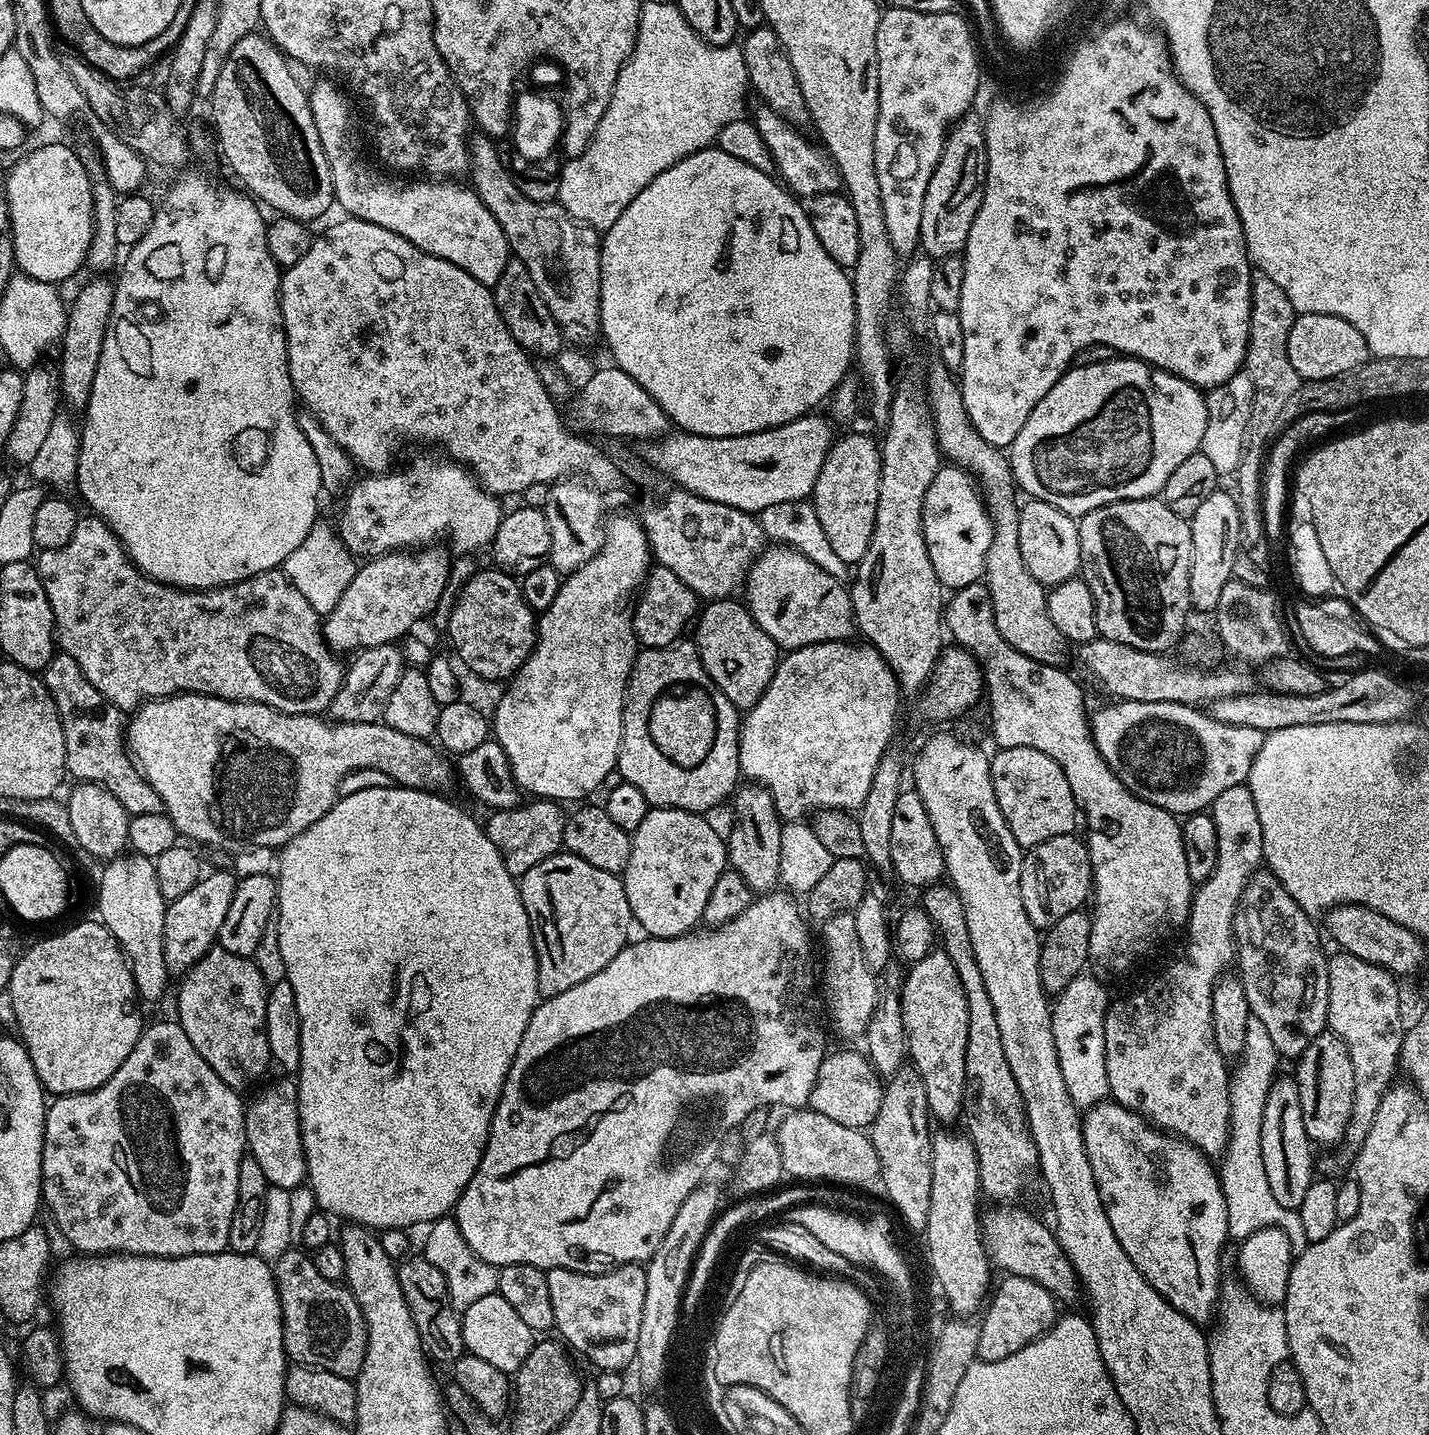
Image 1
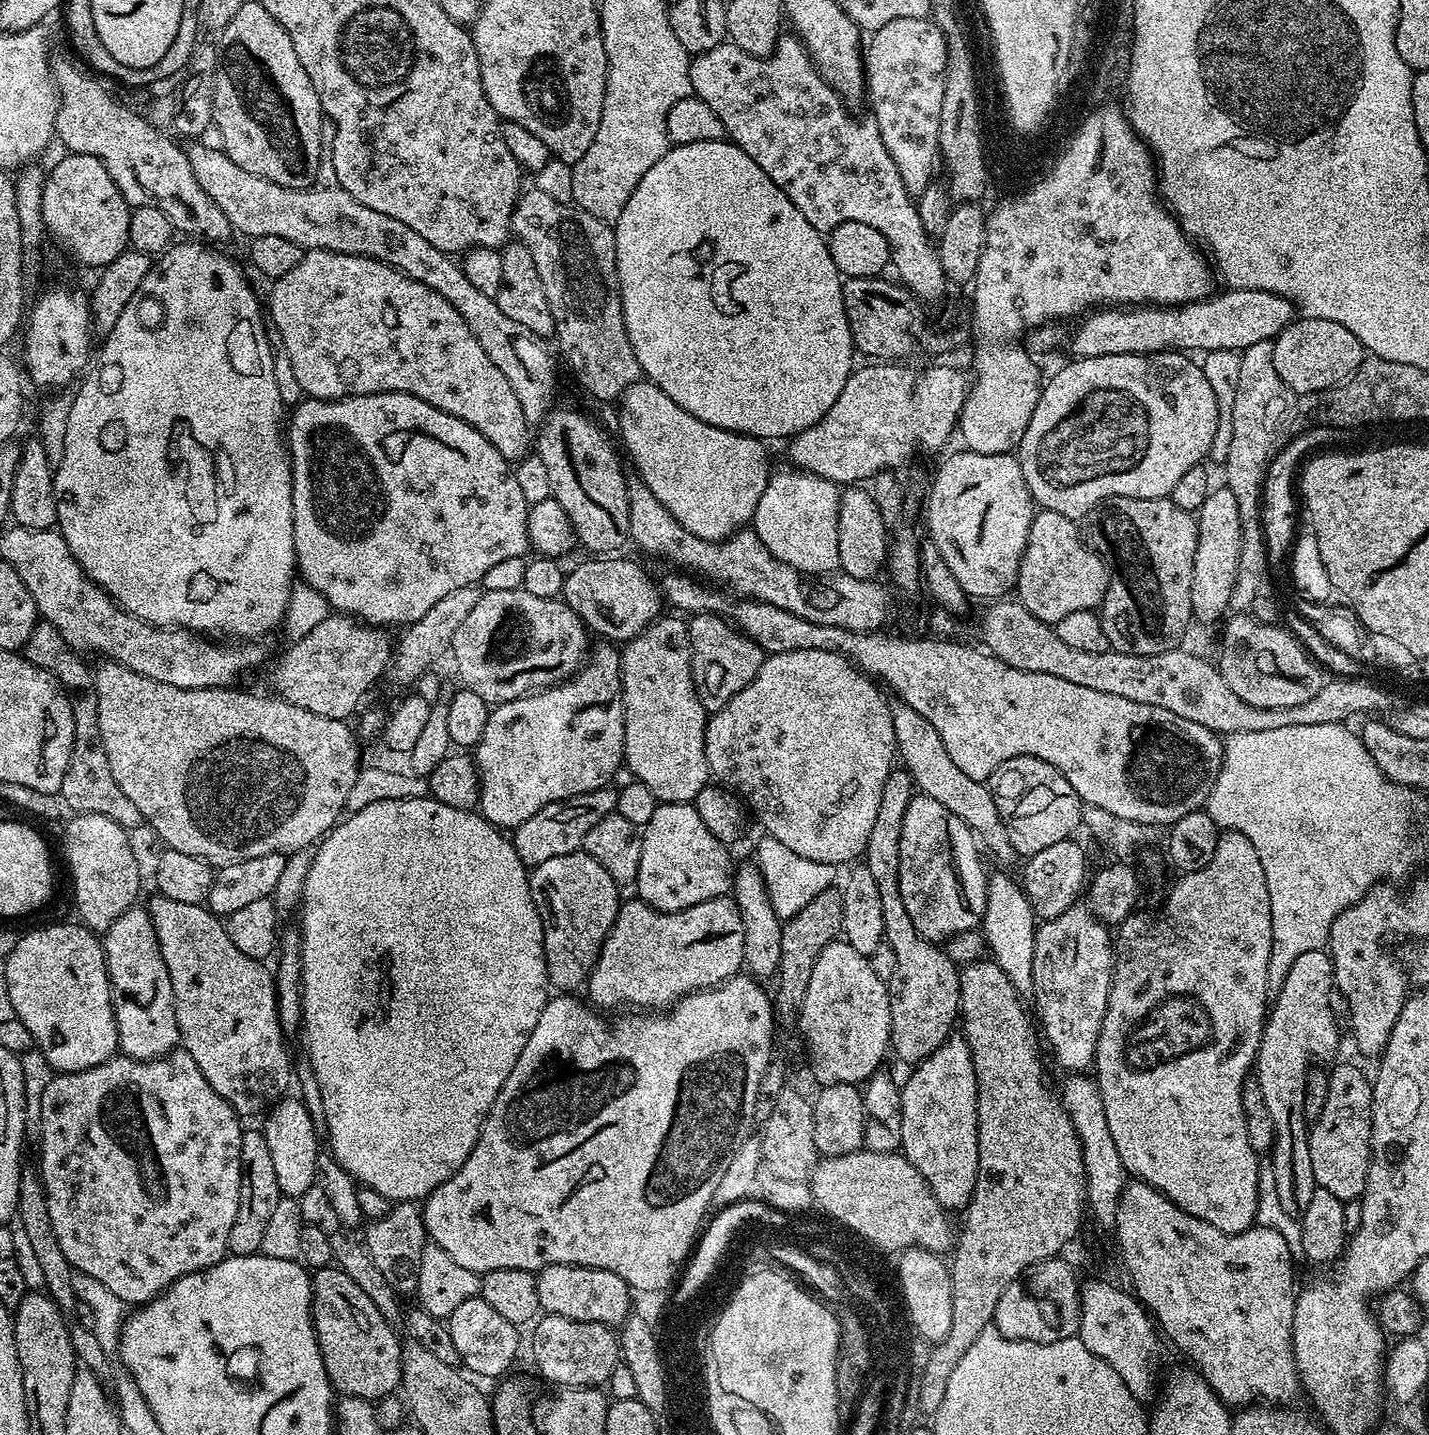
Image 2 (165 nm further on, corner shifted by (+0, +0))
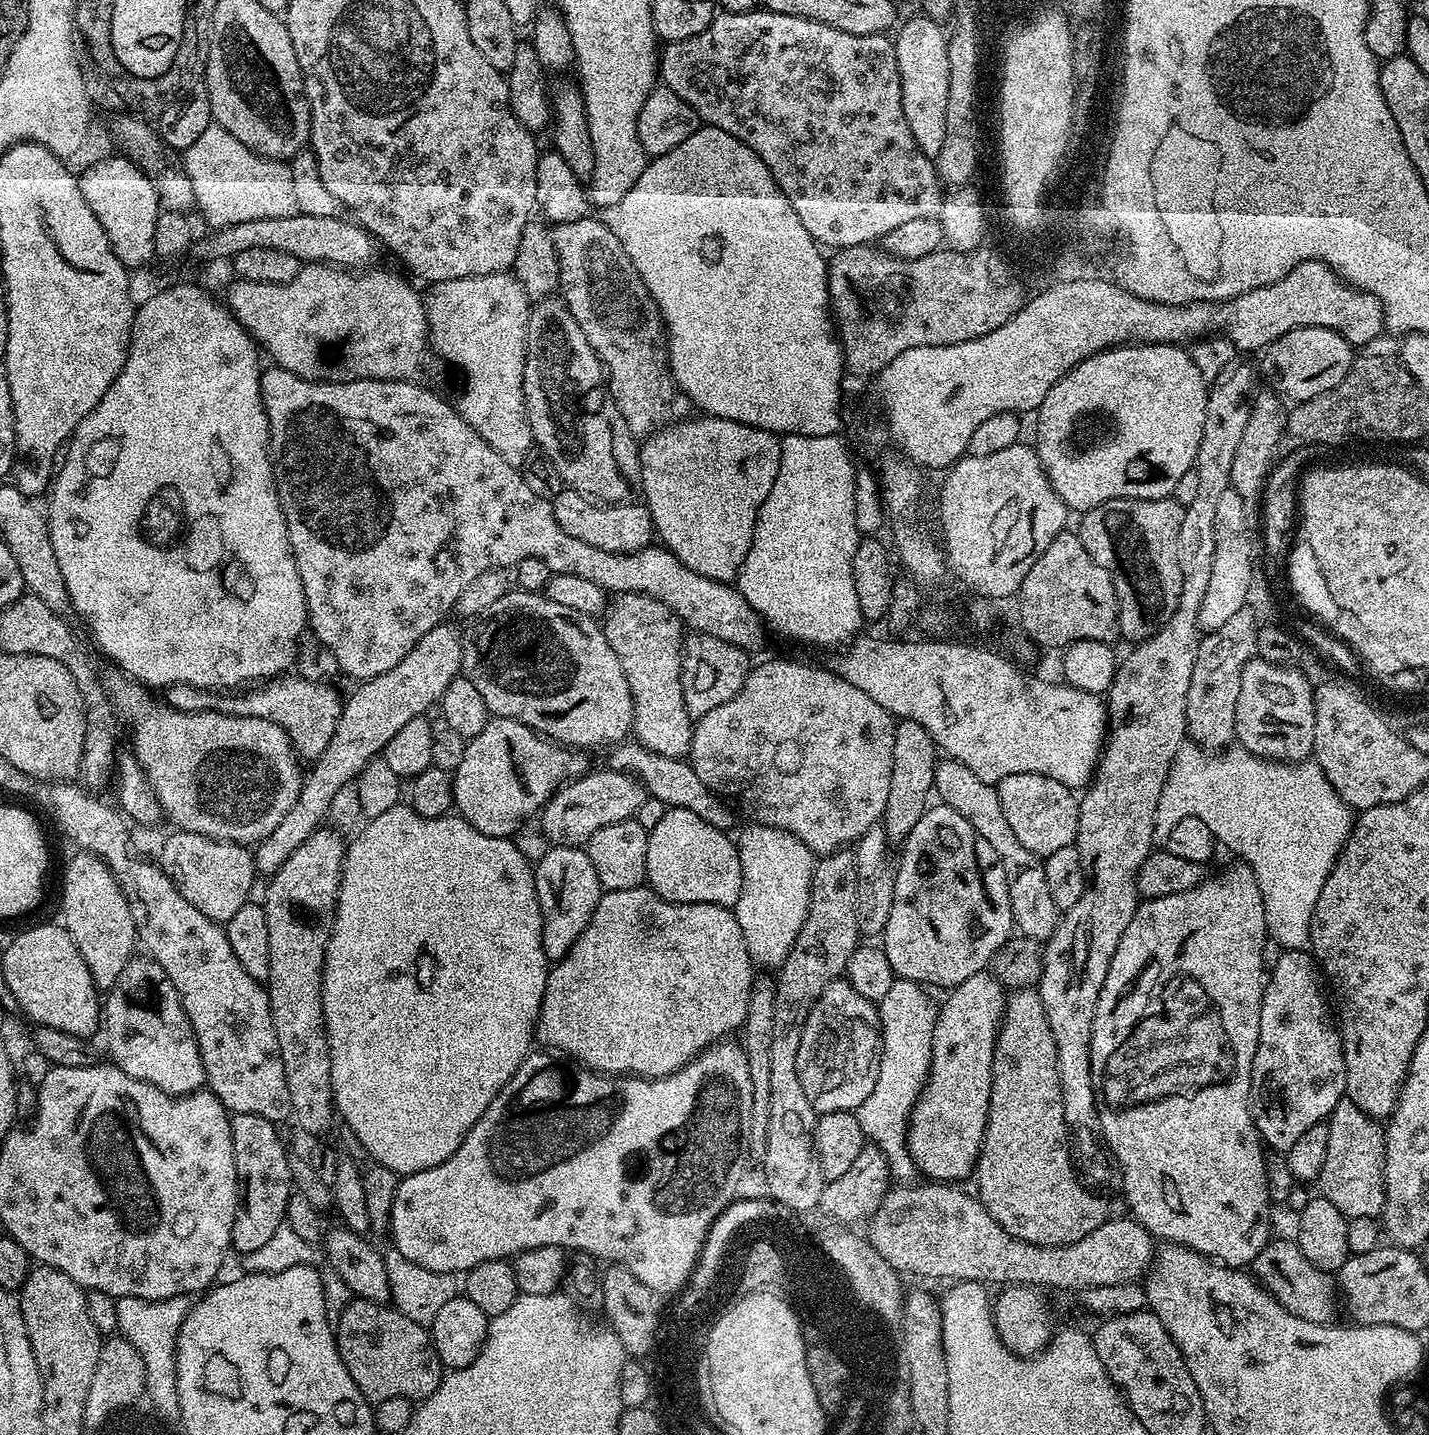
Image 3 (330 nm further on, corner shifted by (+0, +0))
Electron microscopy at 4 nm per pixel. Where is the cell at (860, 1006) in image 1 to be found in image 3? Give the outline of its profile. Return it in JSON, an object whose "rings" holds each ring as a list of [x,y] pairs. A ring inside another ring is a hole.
{"rings":[[[837,978],[828,983],[807,1015],[806,1026],[802,1030],[802,1045],[798,1046],[797,1053],[798,1082],[817,1115],[860,1108],[878,1080],[882,1048],[883,1029],[877,1005],[858,994],[846,978]]]}

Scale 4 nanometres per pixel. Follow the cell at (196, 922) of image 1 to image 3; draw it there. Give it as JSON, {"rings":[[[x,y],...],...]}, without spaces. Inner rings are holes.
{"rings":[[[441,626],[430,630],[413,646],[410,654],[406,654],[406,658],[402,658],[402,662],[394,666],[394,670],[386,670],[386,674],[378,674],[378,678],[363,681],[353,690],[352,697],[343,701],[340,717],[334,726],[334,738],[330,738],[326,750],[322,750],[322,754],[311,761],[309,768],[312,769],[309,772],[307,769],[303,777],[294,806],[286,810],[286,818],[282,818],[282,822],[274,826],[272,833],[255,845],[254,865],[261,877],[271,878],[280,869],[282,862],[286,862],[286,858],[290,858],[290,854],[294,854],[294,850],[298,850],[298,846],[302,846],[302,842],[306,842],[306,838],[310,838],[310,834],[314,834],[316,829],[328,820],[330,801],[333,800],[334,794],[338,794],[342,786],[352,784],[369,760],[383,753],[390,738],[394,738],[394,734],[398,734],[398,730],[402,730],[406,722],[414,722],[414,718],[423,716],[428,707],[439,704],[442,694],[446,694],[446,686],[450,686],[450,682],[454,682],[454,678],[461,675],[462,632],[461,629],[448,627]]]}

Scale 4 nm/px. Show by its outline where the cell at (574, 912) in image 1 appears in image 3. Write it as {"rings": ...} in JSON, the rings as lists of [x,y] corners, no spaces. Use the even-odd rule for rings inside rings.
{"rings":[[[549,847],[548,853],[538,861],[534,871],[536,874],[538,906],[544,919],[542,922],[542,946],[546,955],[548,955],[549,961],[563,960],[566,953],[574,946],[576,939],[582,934],[582,930],[586,930],[586,926],[598,906],[602,895],[602,889],[598,882],[598,874],[594,874],[594,862],[590,862],[588,853],[583,847]]]}

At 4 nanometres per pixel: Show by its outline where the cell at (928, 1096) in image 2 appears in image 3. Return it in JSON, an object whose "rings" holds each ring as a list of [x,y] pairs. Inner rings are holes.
{"rings":[[[991,971],[970,974],[966,982],[947,993],[944,1005],[939,1005],[934,1022],[932,1061],[928,1081],[908,1117],[908,1152],[916,1163],[916,1171],[932,1182],[964,1182],[976,1171],[980,1148],[984,1145],[984,1131],[988,1125],[988,1107],[992,1089],[992,1063],[996,1036],[1000,1032],[1000,1021],[1004,1019],[1006,989]]]}

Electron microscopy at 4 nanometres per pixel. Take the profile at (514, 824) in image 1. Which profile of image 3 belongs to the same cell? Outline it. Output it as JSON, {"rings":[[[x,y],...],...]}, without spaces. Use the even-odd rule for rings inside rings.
{"rings":[[[589,771],[561,787],[553,794],[539,813],[539,831],[548,839],[549,845],[558,848],[579,848],[587,842],[602,826],[614,822],[633,819],[642,806],[646,791],[635,775],[625,771]]]}

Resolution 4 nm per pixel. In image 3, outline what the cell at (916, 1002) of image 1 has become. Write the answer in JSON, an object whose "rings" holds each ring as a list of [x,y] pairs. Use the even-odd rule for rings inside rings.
{"rings":[[[900,720],[894,734],[894,754],[890,774],[890,794],[886,794],[886,810],[882,827],[889,845],[903,845],[910,830],[918,823],[918,818],[928,811],[936,786],[936,765],[938,749],[932,736],[918,722]],[[937,755],[937,756],[936,756]]]}

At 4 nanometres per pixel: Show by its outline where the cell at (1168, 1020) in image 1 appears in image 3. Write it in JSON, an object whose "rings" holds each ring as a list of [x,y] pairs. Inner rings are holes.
{"rings":[[[1243,862],[1232,863],[1236,864],[1222,869],[1217,876],[1209,875],[1198,886],[1194,886],[1194,890],[1170,894],[1170,898],[1144,900],[1137,907],[1134,918],[1130,918],[1130,926],[1126,926],[1126,934],[1122,934],[1118,942],[1118,950],[1114,950],[1102,994],[1098,998],[1090,1042],[1090,1066],[1096,1091],[1096,1109],[1100,1115],[1100,1132],[1105,1145],[1121,1163],[1122,1193],[1128,1199],[1128,1208],[1132,1211],[1129,1213],[1157,1241],[1180,1244],[1183,1248],[1192,1248],[1221,1264],[1227,1264],[1229,1268],[1243,1269],[1251,1265],[1262,1246],[1268,1244],[1268,1219],[1274,1210],[1267,1194],[1266,1153],[1260,1145],[1262,1136],[1254,1123],[1250,1107],[1252,1063],[1260,1037],[1260,1011],[1266,983],[1264,940],[1268,936],[1268,927],[1264,917],[1262,890],[1258,890],[1254,870],[1250,870],[1250,866]]]}

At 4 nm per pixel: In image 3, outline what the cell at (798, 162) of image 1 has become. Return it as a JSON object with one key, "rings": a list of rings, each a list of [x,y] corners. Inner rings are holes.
{"rings":[[[767,10],[721,11],[713,15],[710,26],[706,26],[702,34],[694,34],[694,38],[673,40],[663,45],[658,56],[658,76],[663,87],[674,90],[678,98],[685,100],[700,115],[705,125],[726,130],[726,134],[750,146],[750,150],[754,150],[754,154],[758,154],[758,158],[766,162],[774,182],[780,187],[782,194],[790,198],[794,214],[798,214],[802,226],[810,230],[816,243],[821,246],[829,244],[829,249],[835,250],[849,248],[855,244],[871,245],[890,230],[902,226],[902,222],[914,222],[914,218],[936,218],[940,215],[940,207],[944,205],[942,185],[936,177],[933,157],[927,156],[918,146],[918,142],[914,142],[914,134],[910,134],[910,125],[907,124],[906,114],[902,110],[902,86],[896,61],[896,45],[887,35],[846,34],[846,30],[814,22],[810,18]]]}

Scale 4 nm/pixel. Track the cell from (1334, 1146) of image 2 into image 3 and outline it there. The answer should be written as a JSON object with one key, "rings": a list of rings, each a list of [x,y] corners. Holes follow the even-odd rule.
{"rings":[[[1347,1098],[1331,1105],[1332,1117],[1326,1120],[1330,1142],[1326,1146],[1326,1163],[1318,1181],[1319,1195],[1325,1196],[1349,1220],[1377,1219],[1384,1211],[1384,1128],[1379,1119],[1368,1116]]]}

